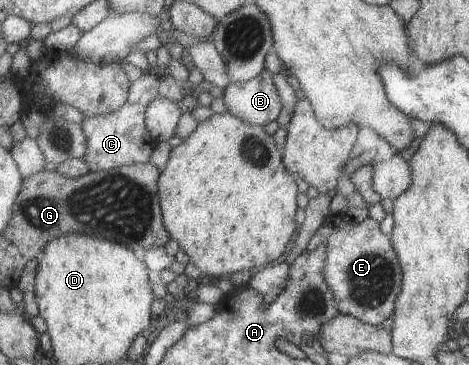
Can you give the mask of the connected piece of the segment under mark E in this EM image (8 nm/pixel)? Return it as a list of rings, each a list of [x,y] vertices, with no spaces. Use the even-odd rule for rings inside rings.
[[[346,212],[336,213],[326,221],[312,237],[312,242],[320,246],[328,244],[329,251],[325,277],[330,288],[339,300],[339,309],[344,315],[354,315],[365,323],[380,325],[391,323],[394,319],[396,301],[403,291],[403,266],[393,245],[392,235],[380,230],[380,222],[368,217],[361,223],[346,215]]]

